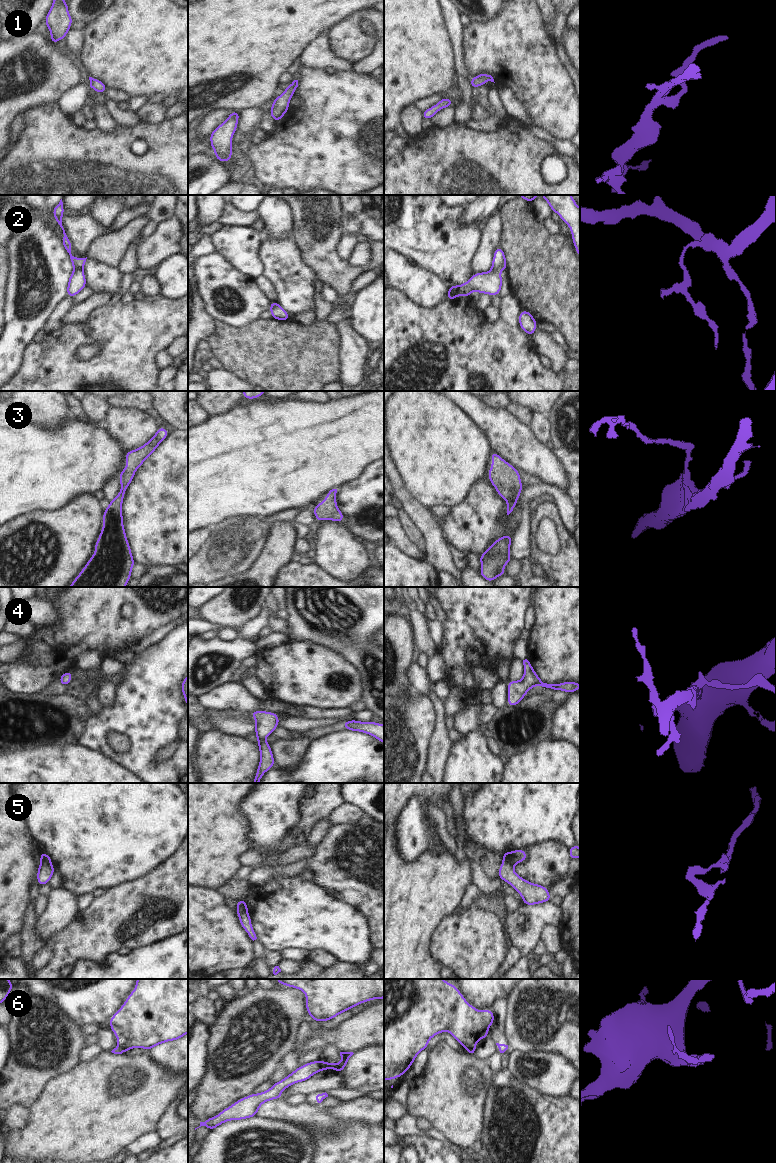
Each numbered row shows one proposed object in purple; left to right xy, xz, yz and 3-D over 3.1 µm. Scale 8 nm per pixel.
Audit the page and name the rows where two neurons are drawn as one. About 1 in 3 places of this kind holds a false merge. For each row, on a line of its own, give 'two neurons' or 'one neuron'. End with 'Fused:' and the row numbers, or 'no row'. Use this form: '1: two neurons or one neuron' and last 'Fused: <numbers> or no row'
1: one neuron
2: two neurons
3: one neuron
4: one neuron
5: two neurons
6: two neurons
Fused: 2, 5, 6

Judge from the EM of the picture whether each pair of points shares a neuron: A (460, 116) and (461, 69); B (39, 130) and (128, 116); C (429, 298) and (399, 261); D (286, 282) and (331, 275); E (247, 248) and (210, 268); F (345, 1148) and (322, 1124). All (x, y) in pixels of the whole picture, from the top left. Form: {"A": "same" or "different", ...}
{"A": "same", "B": "different", "C": "same", "D": "different", "E": "different", "F": "same"}

